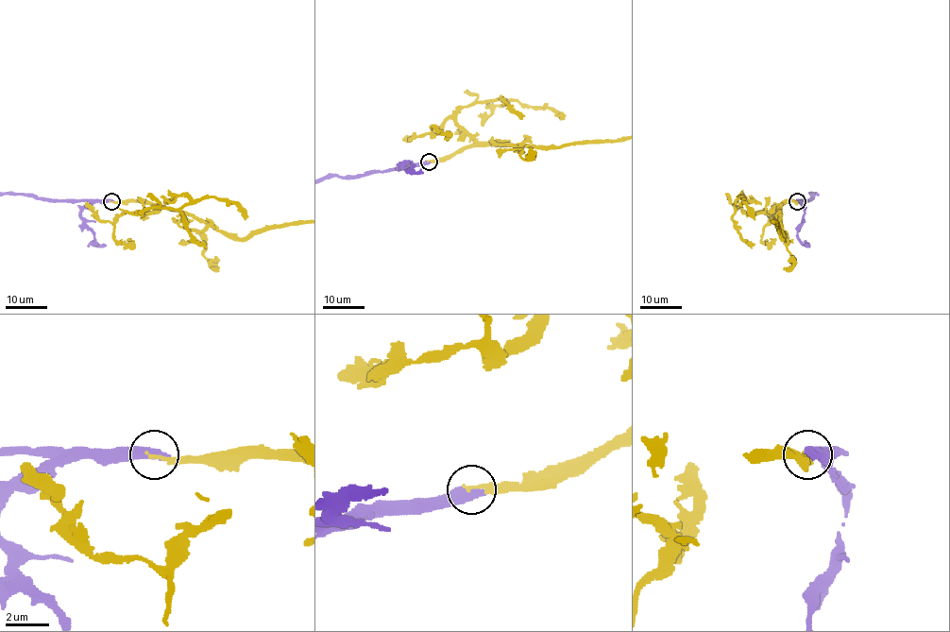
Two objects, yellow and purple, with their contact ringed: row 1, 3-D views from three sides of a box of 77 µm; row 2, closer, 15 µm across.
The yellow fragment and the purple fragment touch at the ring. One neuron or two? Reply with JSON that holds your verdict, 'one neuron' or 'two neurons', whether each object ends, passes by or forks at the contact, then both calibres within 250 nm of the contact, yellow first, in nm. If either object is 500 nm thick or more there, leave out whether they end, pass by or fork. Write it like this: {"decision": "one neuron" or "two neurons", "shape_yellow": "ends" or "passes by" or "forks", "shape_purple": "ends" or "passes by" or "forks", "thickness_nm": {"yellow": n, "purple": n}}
{"decision": "two neurons", "thickness_nm": {"yellow": 180, "purple": 550}}

